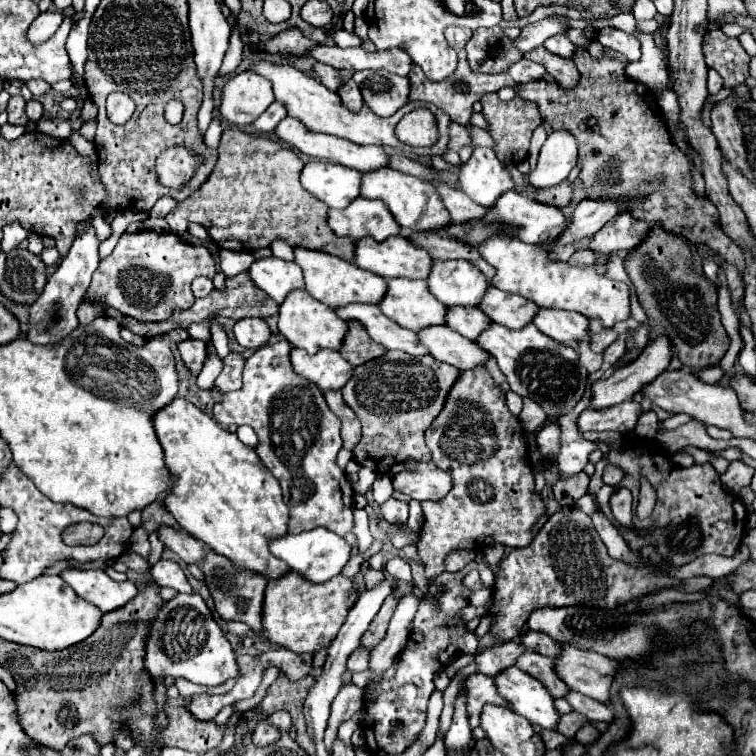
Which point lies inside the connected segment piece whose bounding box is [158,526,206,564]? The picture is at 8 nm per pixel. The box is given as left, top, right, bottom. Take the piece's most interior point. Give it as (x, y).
(191, 552)

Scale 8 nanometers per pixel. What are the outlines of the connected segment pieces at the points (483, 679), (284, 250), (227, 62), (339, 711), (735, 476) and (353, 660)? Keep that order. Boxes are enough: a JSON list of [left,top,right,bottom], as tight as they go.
[[466,674,508,730],[270,240,294,262],[218,28,244,76],[324,682,362,748],[722,464,754,494],[348,650,370,674]]

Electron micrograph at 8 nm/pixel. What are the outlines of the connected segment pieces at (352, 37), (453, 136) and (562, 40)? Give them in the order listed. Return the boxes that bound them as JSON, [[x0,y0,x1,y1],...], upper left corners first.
[[330,30,362,48],[448,124,472,150],[544,34,574,58]]

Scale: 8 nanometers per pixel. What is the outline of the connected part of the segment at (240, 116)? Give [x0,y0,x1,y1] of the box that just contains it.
[220,72,274,126]

